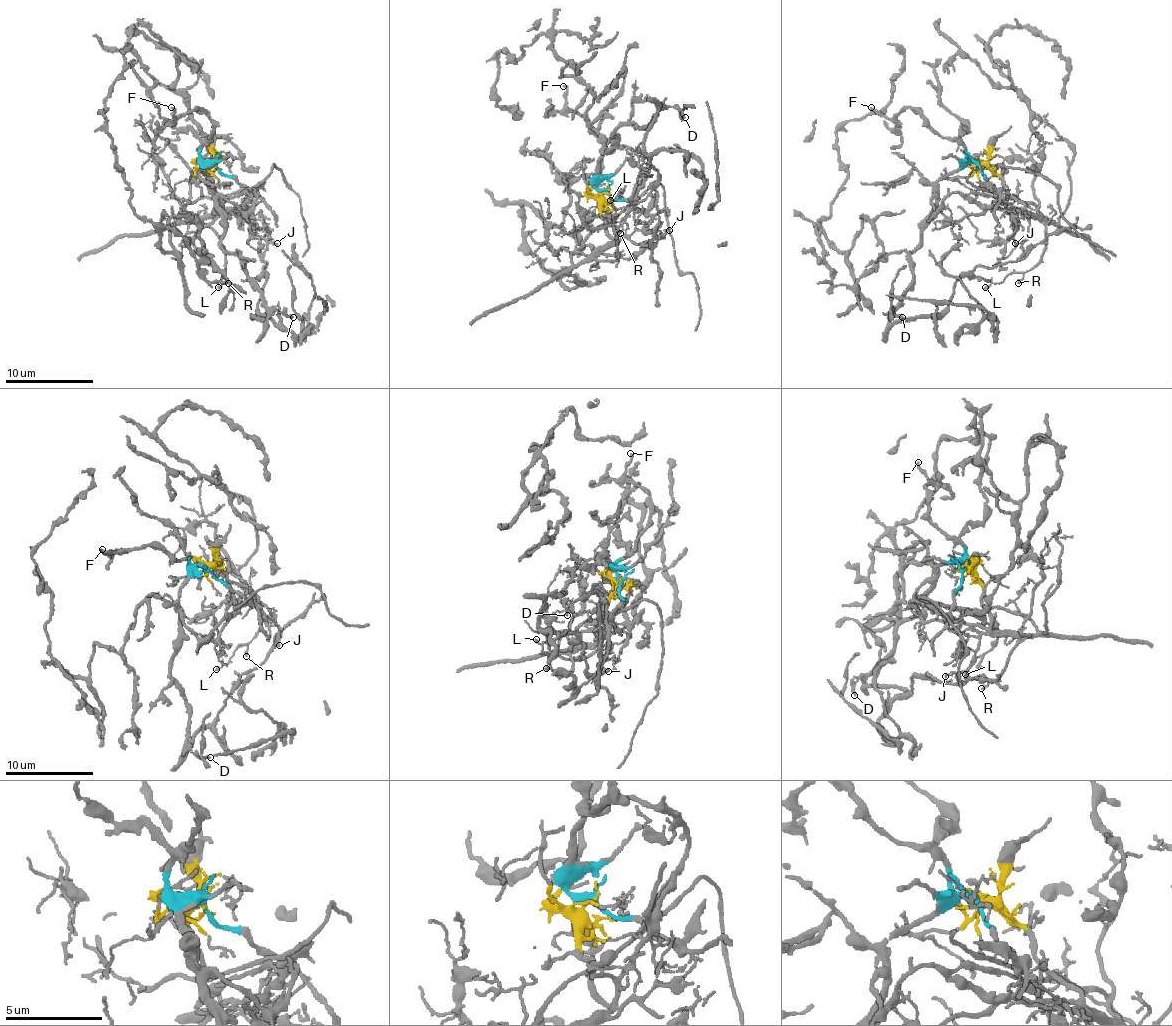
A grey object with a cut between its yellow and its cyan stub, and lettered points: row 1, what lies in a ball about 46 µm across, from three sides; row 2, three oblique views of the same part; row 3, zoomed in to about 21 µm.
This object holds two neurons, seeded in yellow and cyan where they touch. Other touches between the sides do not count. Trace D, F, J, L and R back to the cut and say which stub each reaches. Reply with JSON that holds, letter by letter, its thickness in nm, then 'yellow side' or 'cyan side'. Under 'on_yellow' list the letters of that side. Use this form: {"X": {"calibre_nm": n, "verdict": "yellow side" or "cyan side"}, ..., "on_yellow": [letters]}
{"D": {"calibre_nm": 190, "verdict": "cyan side"}, "F": {"calibre_nm": 190, "verdict": "cyan side"}, "J": {"calibre_nm": 130, "verdict": "yellow side"}, "L": {"calibre_nm": 110, "verdict": "yellow side"}, "R": {"calibre_nm": 150, "verdict": "yellow side"}, "on_yellow": ["J", "L", "R"]}

